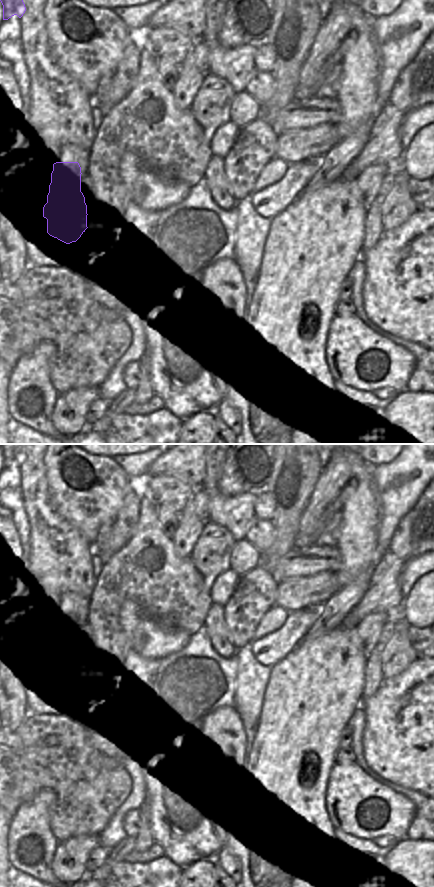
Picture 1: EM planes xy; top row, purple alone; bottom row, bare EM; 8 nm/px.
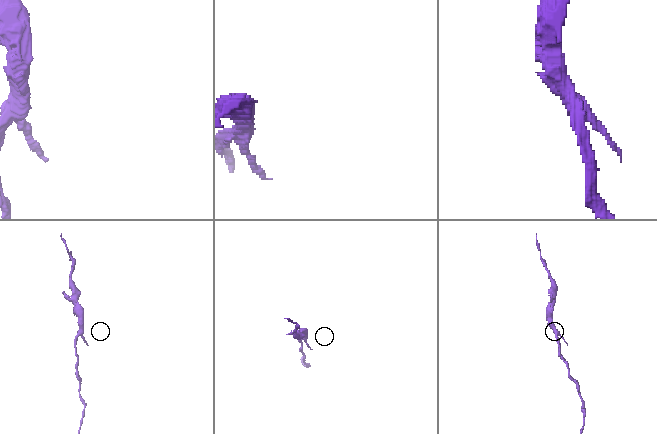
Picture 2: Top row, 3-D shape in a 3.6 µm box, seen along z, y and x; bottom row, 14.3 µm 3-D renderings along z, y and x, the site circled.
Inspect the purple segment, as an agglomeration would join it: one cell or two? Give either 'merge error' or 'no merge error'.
merge error

